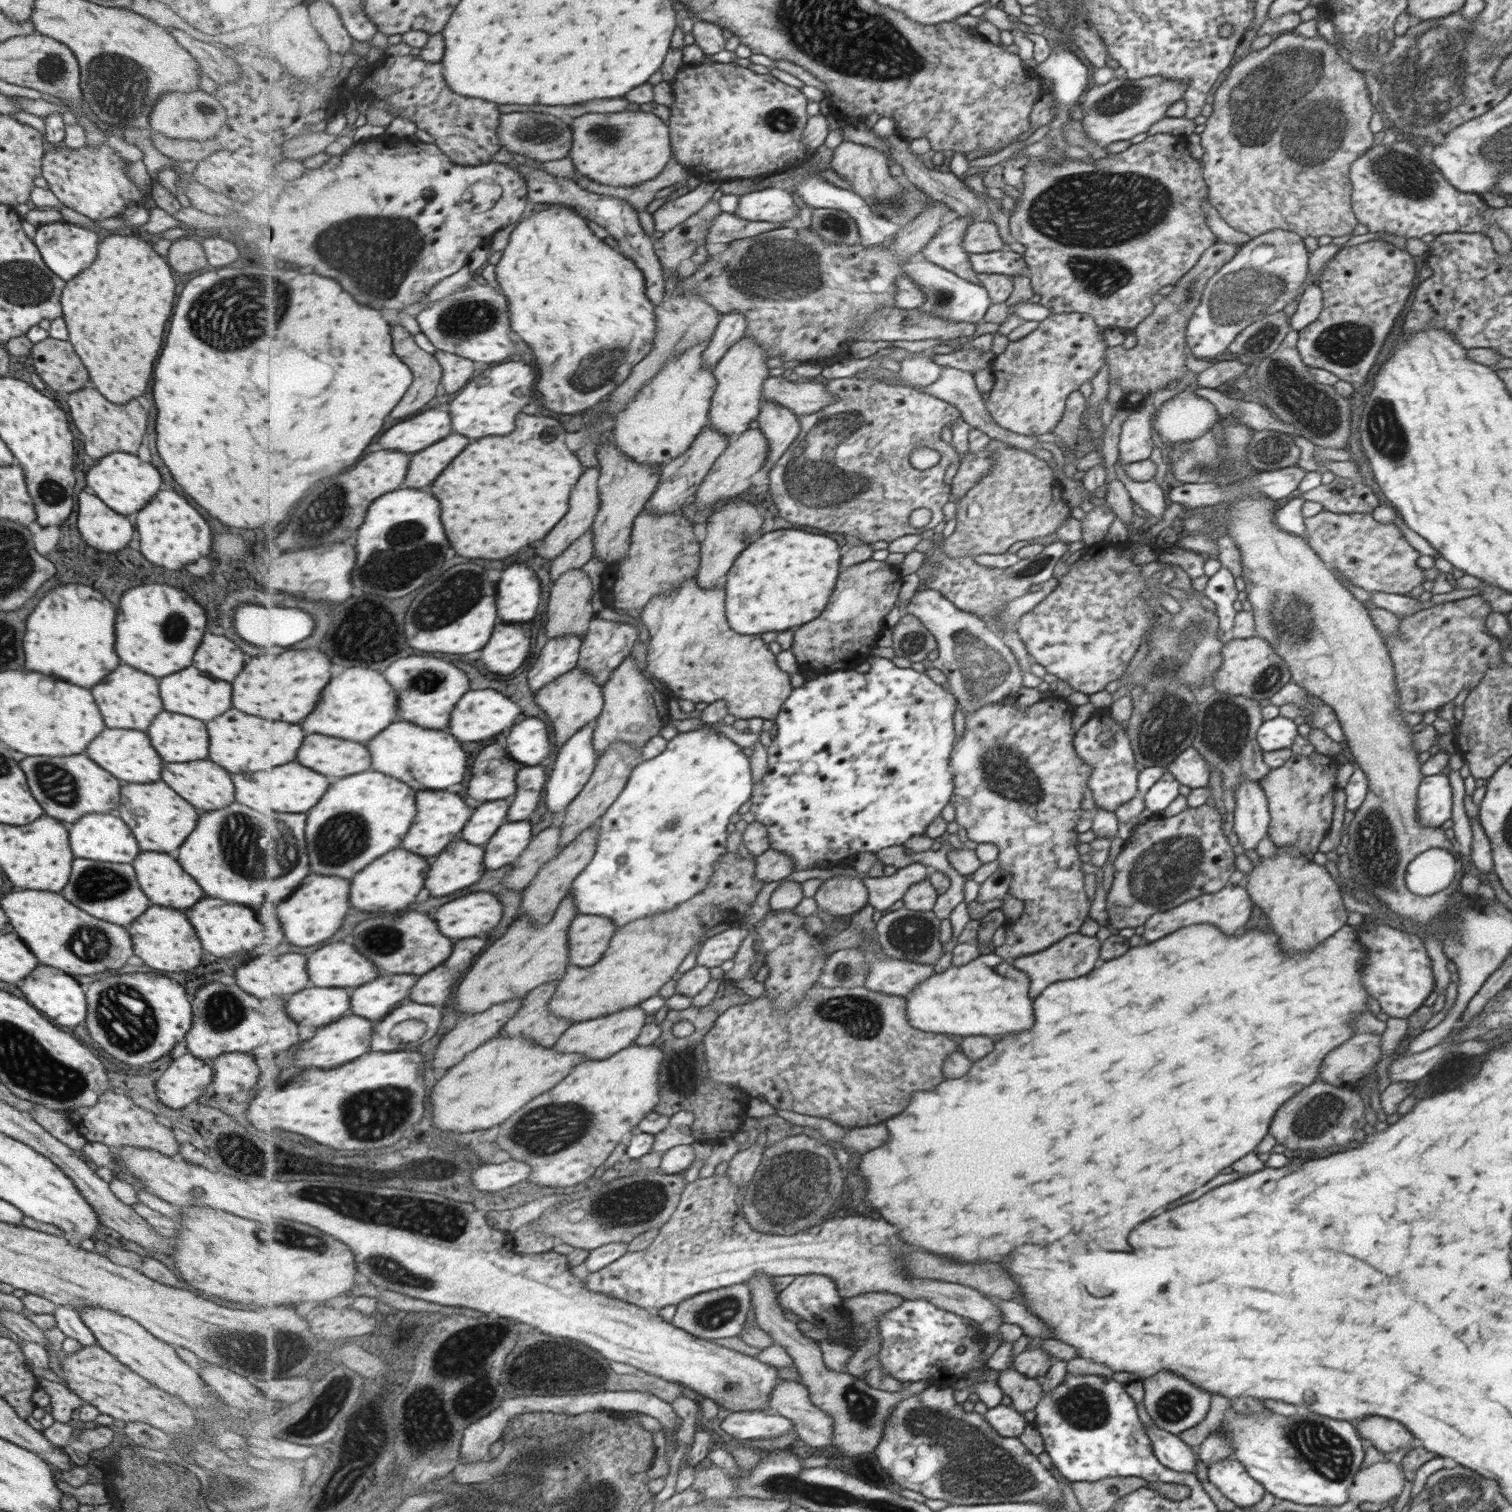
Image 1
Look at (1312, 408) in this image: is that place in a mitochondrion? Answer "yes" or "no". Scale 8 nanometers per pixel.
yes

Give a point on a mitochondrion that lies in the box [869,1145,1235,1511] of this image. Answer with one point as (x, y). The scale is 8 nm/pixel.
(972, 1465)

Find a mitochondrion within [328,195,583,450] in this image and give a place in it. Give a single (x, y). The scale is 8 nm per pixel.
(465, 319)

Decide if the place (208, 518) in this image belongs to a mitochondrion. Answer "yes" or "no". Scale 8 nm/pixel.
no

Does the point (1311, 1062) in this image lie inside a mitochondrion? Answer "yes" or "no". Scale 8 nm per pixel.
no

